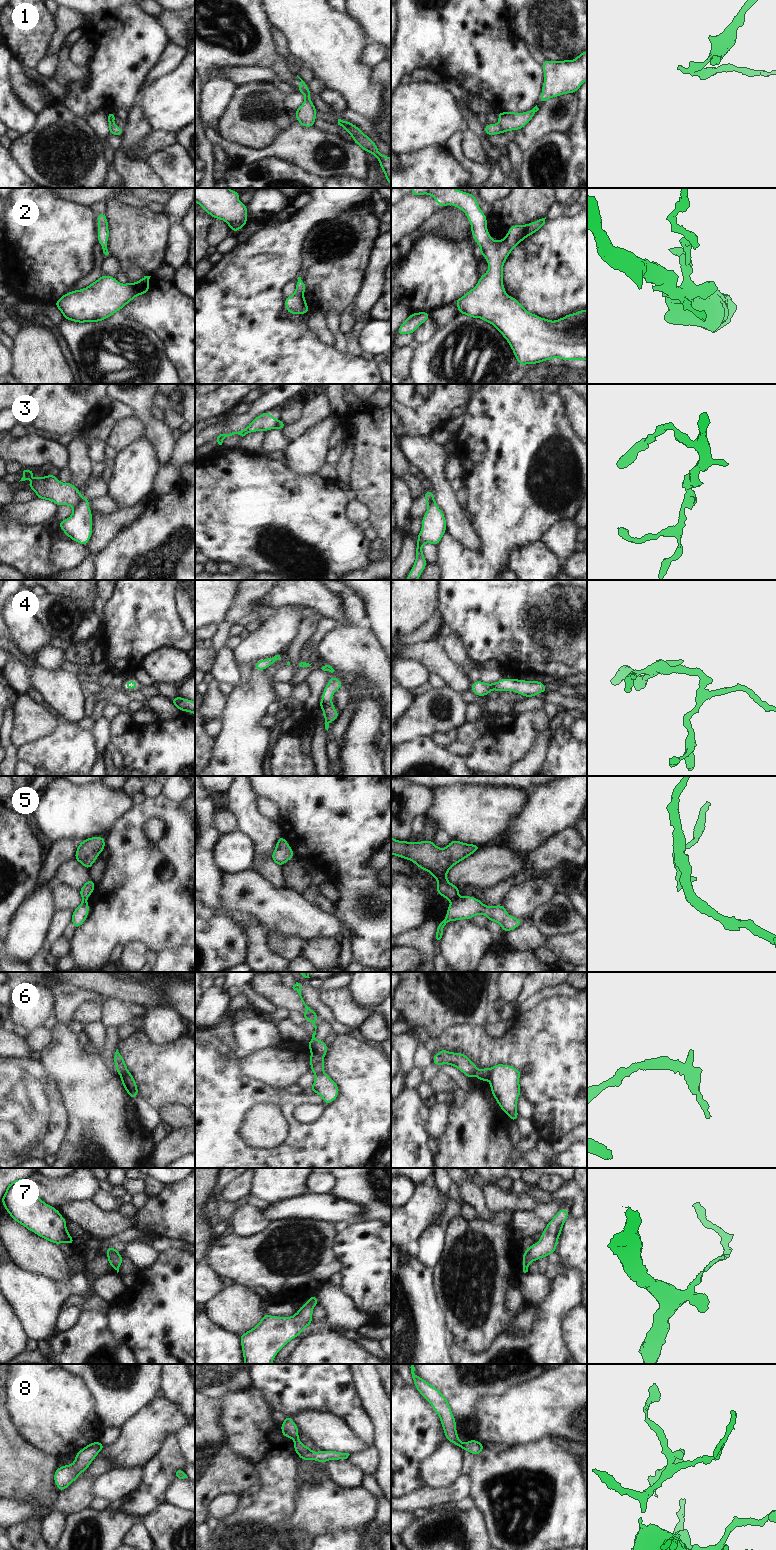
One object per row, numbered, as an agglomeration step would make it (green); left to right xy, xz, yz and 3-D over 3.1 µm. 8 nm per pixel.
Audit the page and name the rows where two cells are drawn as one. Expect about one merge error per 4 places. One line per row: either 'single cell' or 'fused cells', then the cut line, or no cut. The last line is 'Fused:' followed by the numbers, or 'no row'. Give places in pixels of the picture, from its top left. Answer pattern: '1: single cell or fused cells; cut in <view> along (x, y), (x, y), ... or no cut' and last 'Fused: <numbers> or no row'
1: fused cells; cut in yz along (498, 124), (504, 131)
2: single cell; no cut
3: fused cells; cut in xy along (81, 498), (74, 508)
4: single cell; no cut
5: fused cells; cut in yz along (457, 896), (451, 901)
6: fused cells; cut in xy along (115, 1062), (121, 1062), (125, 1066)
7: single cell; no cut
8: fused cells; cut in yz along (463, 1443), (464, 1448)
Fused: 1, 3, 5, 6, 8

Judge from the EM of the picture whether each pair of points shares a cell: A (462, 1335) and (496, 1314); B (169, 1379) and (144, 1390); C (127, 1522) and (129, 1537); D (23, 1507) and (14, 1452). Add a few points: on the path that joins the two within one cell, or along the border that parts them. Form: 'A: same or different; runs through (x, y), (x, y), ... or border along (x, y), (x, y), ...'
A: same; runs through (470, 1330), (481, 1327), (488, 1321)
B: different; border along (162, 1374), (160, 1380)
C: different; border along (139, 1521), (127, 1531), (123, 1539)
D: different; border along (10, 1498), (33, 1499), (45, 1507)

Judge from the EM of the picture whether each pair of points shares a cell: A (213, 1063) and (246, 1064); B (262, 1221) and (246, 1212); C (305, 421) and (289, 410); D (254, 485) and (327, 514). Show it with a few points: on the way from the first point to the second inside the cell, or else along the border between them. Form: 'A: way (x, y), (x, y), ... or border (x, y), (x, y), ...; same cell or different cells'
A: border (240, 1059), (239, 1066), (242, 1072), (257, 1079); different cells
B: way (258, 1221), (255, 1221), (250, 1216); same cell
C: border (304, 401), (300, 416), (292, 423), (286, 425); different cells
D: way (272, 503), (283, 514), (309, 514); same cell

